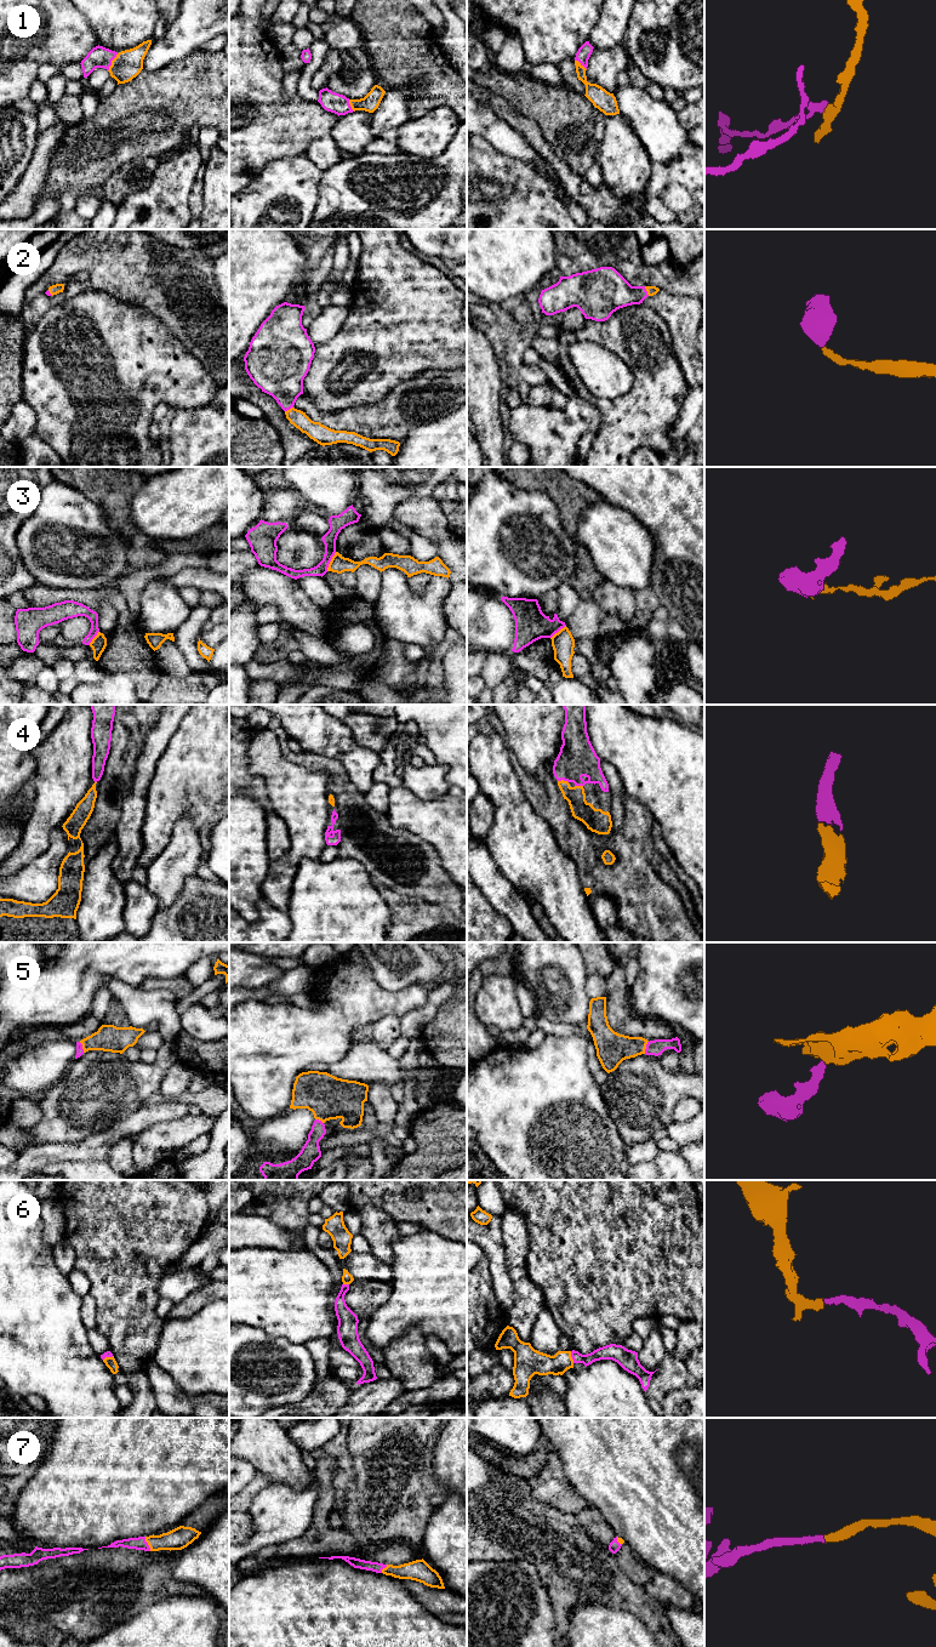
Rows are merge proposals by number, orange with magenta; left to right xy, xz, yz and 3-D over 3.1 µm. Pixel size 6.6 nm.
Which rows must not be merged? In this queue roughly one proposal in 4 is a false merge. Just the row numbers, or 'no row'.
3

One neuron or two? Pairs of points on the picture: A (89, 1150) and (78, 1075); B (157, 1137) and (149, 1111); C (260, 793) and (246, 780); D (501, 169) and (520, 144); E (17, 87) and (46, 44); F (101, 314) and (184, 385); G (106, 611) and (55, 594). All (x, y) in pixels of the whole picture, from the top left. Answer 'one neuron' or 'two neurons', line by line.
A: two neurons
B: two neurons
C: one neuron
D: two neurons
E: one neuron
F: one neuron
G: two neurons

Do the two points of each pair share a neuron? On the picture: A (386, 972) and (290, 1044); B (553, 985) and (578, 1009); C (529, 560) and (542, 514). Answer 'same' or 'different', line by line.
A: different
B: same
C: same

